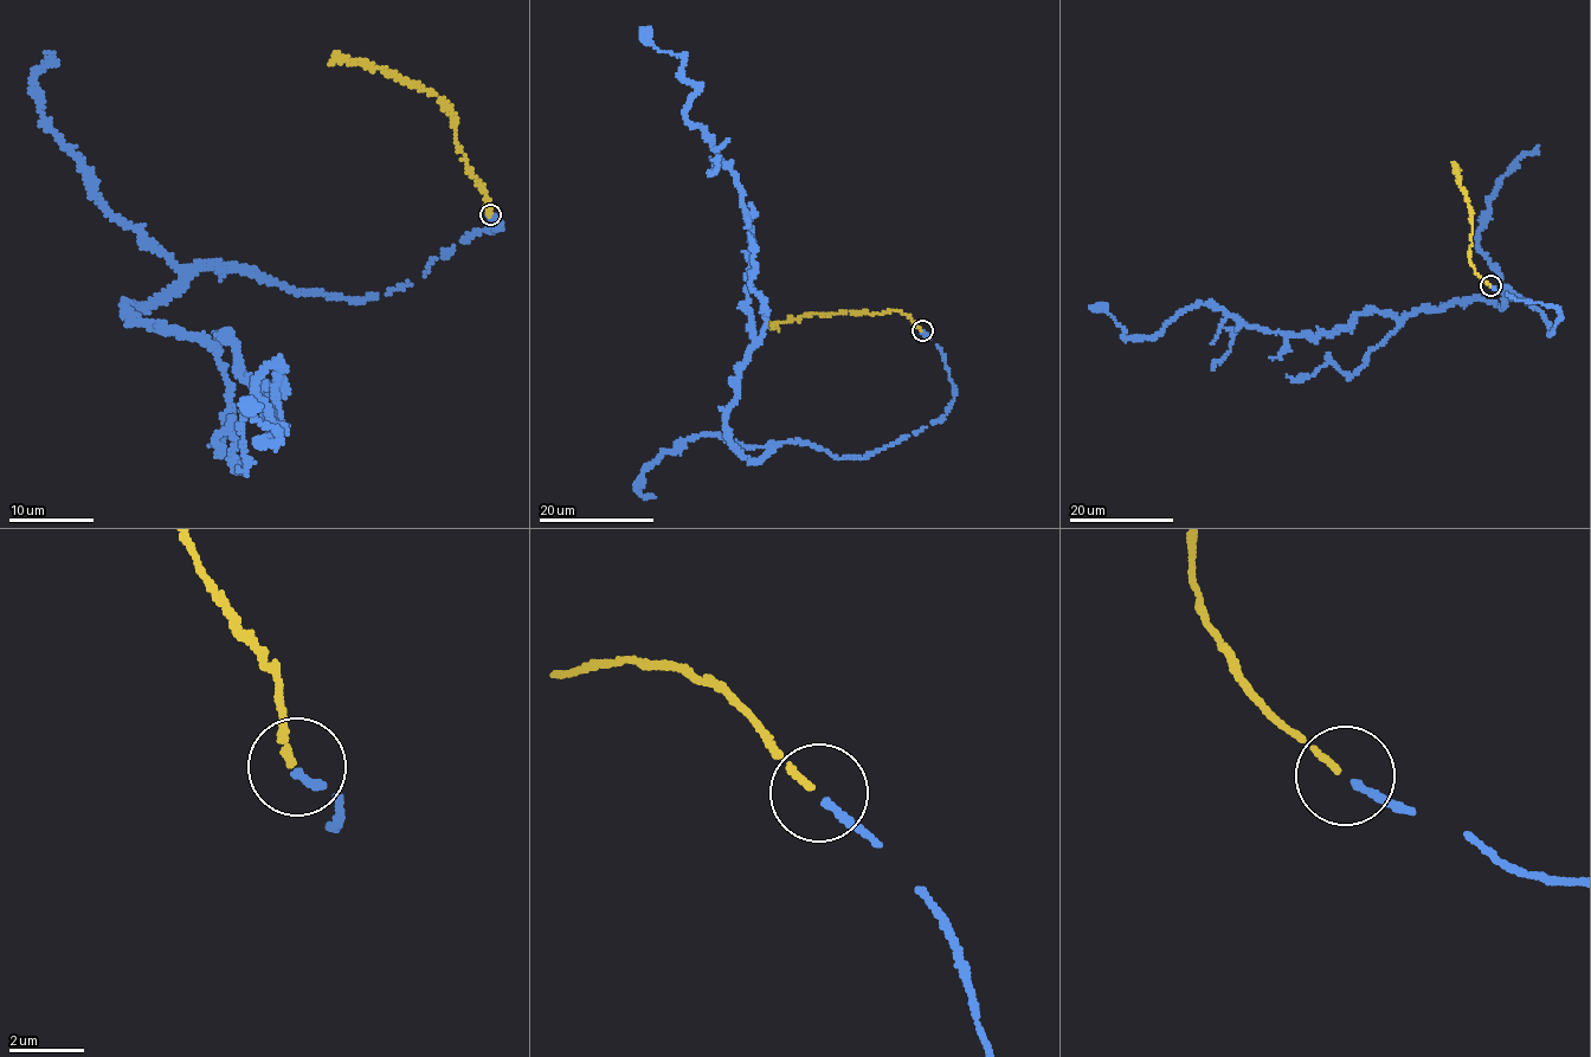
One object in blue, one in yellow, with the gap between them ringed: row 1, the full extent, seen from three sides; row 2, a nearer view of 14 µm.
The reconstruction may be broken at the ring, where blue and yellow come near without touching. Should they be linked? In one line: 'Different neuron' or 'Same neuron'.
Same neuron

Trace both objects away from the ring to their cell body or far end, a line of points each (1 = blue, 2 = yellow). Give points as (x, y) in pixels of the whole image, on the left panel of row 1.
1: (491, 214), (364, 300), (198, 266), (124, 307), (283, 369), (276, 444), (248, 411)
2: (490, 216), (484, 189), (455, 140), (455, 115), (446, 104), (380, 69), (345, 62), (330, 65)

